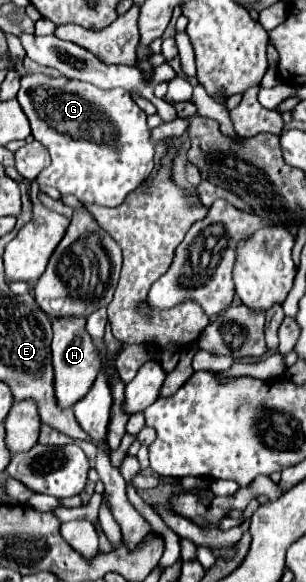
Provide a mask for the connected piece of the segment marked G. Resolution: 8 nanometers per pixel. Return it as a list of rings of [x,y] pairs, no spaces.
[[[26,75],[18,91],[18,103],[26,113],[32,137],[40,141],[50,153],[50,167],[38,175],[40,185],[52,185],[62,195],[76,195],[84,203],[96,203],[104,207],[118,207],[130,191],[144,183],[154,169],[154,141],[150,139],[150,127],[146,125],[146,113],[132,101],[128,91],[100,89],[84,81],[48,75]]]

